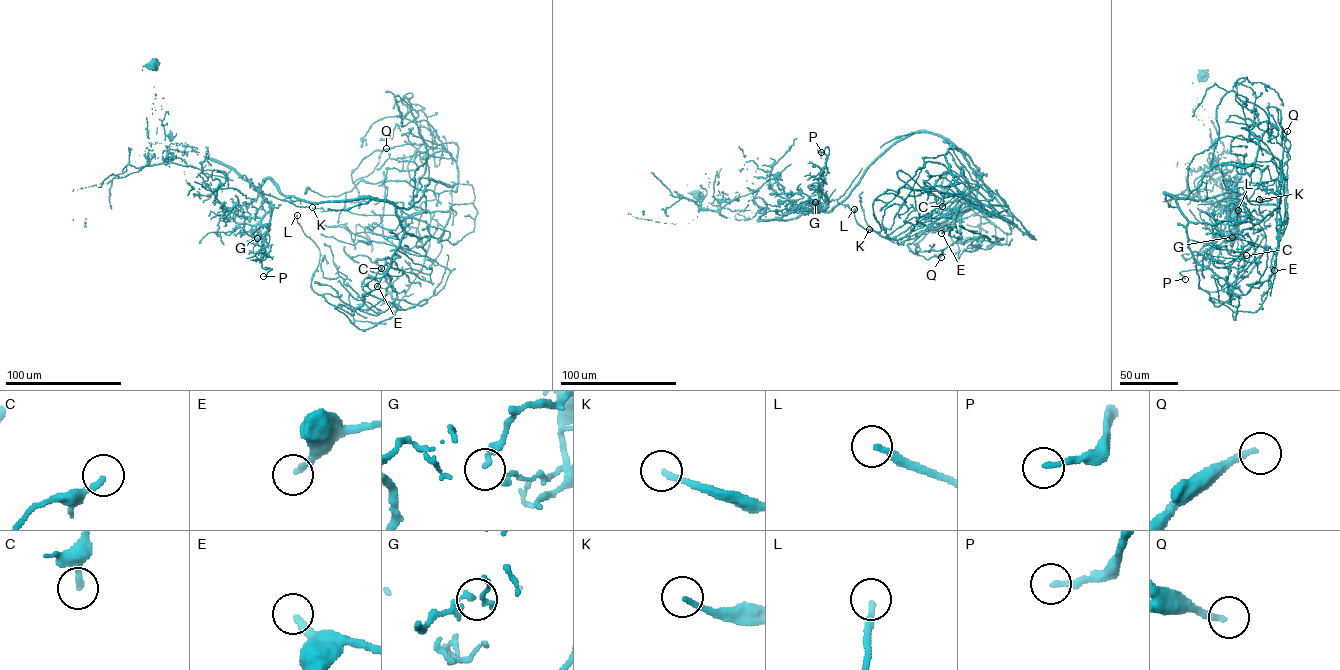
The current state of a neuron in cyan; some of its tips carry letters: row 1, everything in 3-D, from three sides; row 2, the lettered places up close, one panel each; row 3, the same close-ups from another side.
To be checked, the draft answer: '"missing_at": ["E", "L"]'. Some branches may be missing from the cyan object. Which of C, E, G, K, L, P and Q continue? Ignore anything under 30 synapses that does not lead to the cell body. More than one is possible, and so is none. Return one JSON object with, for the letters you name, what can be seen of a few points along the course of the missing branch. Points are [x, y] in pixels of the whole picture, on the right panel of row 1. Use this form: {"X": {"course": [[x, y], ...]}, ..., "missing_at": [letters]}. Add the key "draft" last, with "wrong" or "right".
{"L": {"course": [[1238, 210], [1222, 208], [1215, 220]]}, "missing_at": ["E", "L"], "draft": "right"}

